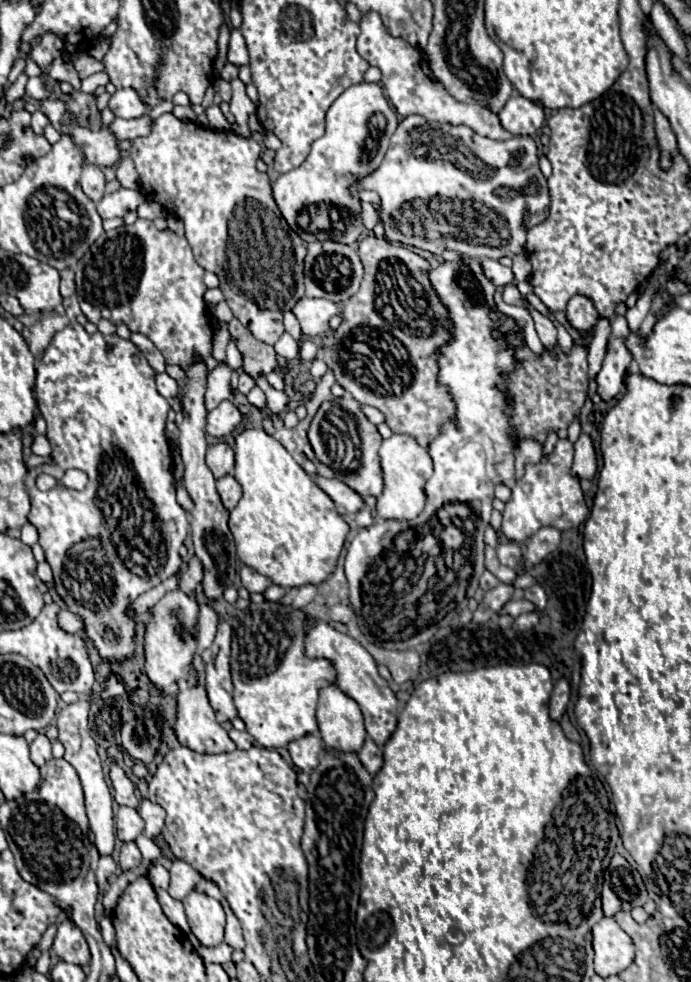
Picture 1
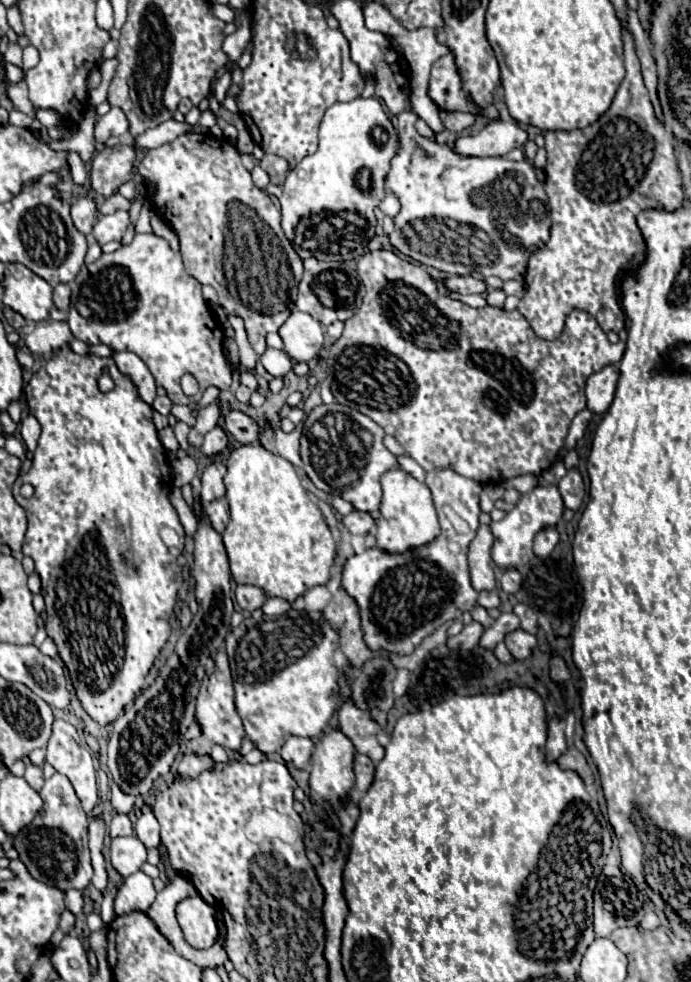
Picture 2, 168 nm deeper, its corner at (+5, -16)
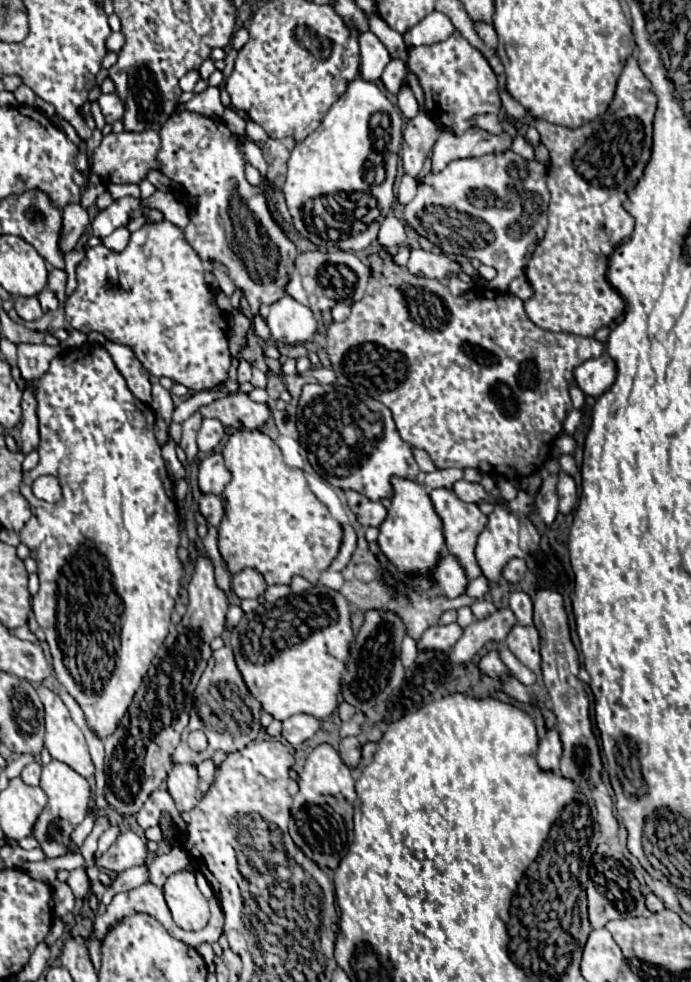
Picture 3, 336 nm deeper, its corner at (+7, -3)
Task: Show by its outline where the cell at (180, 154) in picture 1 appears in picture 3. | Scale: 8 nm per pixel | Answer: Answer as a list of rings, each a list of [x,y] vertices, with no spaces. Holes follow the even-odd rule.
[[[191,111],[173,113],[163,125],[159,135],[161,135],[159,161],[163,163],[161,171],[169,179],[181,183],[189,195],[197,197],[195,211],[191,215],[191,225],[185,227],[187,241],[199,253],[203,261],[215,259],[229,269],[235,285],[243,289],[243,295],[251,307],[251,313],[257,315],[263,303],[271,305],[285,295],[285,285],[289,283],[289,275],[293,273],[297,249],[279,229],[279,225],[273,221],[261,189],[253,187],[245,179],[245,161],[239,149],[239,141],[233,137],[233,133],[227,129],[227,125],[219,117],[205,117]]]

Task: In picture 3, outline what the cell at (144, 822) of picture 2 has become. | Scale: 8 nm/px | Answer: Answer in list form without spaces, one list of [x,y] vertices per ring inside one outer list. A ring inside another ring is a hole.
[[[145,805],[143,811],[137,815],[137,821],[141,823],[143,829],[147,829],[147,827],[157,825],[157,819],[159,819],[159,817],[155,817],[155,815],[161,815],[161,809],[155,807],[155,805]]]

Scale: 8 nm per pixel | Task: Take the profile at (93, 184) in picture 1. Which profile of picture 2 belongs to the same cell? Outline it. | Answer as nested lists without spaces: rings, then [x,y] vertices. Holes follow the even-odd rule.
[[[81,196],[73,206],[71,206],[71,216],[75,226],[83,232],[89,234],[95,220],[97,220],[97,208],[95,208],[95,200],[91,196]]]

